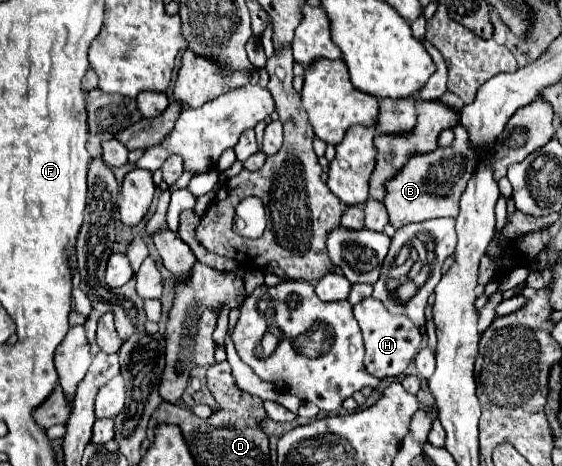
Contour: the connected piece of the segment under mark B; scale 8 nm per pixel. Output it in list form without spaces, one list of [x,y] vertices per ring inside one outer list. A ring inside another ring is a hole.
[[[460,124],[452,126],[456,140],[448,148],[438,148],[430,154],[420,154],[408,160],[408,164],[390,180],[386,182],[386,200],[384,206],[390,216],[390,224],[394,228],[402,228],[412,222],[424,222],[430,218],[442,216],[458,216],[458,200],[466,188],[470,174],[474,172],[476,158],[468,146],[468,134]],[[434,170],[442,170],[442,178],[434,174]]]

